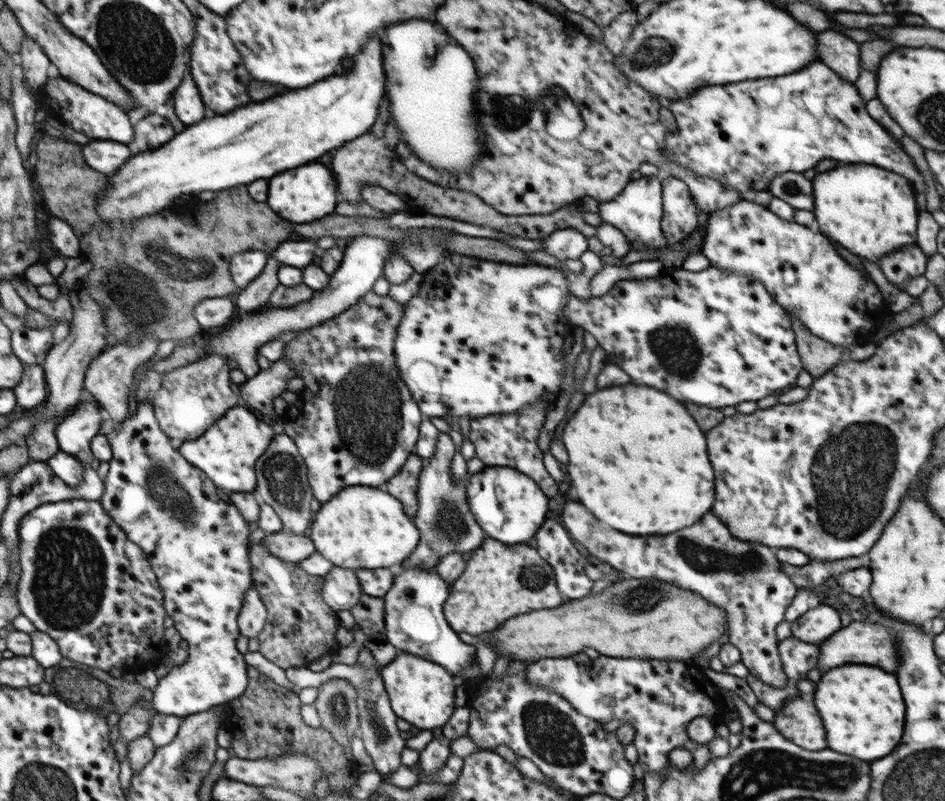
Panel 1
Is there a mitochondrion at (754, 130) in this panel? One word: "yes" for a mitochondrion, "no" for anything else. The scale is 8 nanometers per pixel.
no

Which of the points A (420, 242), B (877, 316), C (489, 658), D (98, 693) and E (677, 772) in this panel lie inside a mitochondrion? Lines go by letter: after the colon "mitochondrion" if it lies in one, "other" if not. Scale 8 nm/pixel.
A: mitochondrion
B: other
C: other
D: mitochondrion
E: other

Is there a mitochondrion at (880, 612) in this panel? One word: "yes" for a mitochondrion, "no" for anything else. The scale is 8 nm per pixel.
no

